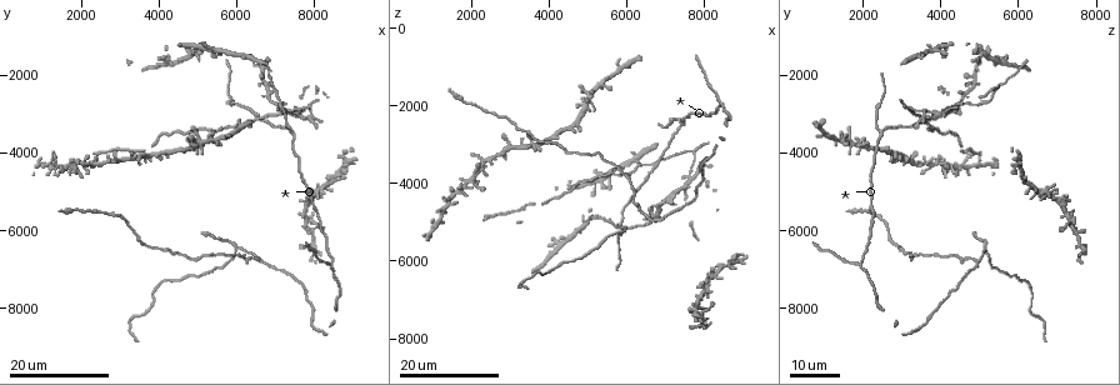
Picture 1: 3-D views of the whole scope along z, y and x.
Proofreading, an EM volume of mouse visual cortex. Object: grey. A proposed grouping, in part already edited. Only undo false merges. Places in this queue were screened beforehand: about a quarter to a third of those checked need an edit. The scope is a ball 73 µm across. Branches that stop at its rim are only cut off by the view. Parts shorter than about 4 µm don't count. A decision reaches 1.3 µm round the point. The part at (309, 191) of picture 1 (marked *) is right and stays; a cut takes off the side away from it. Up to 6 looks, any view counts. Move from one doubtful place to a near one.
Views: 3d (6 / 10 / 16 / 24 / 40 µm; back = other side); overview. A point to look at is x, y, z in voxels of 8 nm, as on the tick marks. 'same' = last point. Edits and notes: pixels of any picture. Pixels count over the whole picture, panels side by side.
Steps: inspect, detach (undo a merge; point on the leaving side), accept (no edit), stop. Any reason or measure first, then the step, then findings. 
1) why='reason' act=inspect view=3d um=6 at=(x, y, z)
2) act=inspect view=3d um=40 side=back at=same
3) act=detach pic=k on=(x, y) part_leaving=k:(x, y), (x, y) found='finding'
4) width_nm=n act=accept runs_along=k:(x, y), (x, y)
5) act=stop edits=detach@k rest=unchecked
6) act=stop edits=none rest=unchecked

why='looks like a crossing' act=inspect view=3d um=24 at=(2000, 4250, 3900)

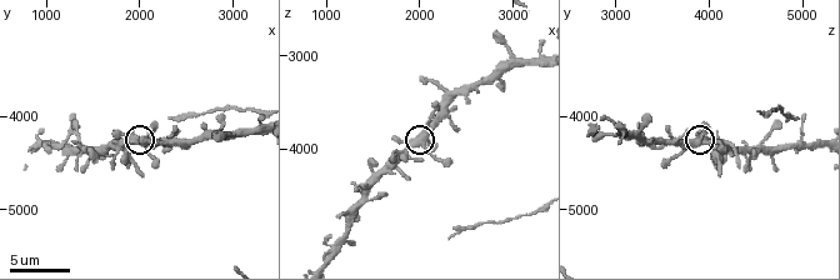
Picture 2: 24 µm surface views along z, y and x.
act=inspect view=3d um=6 at=(1950, 4250, 3850)

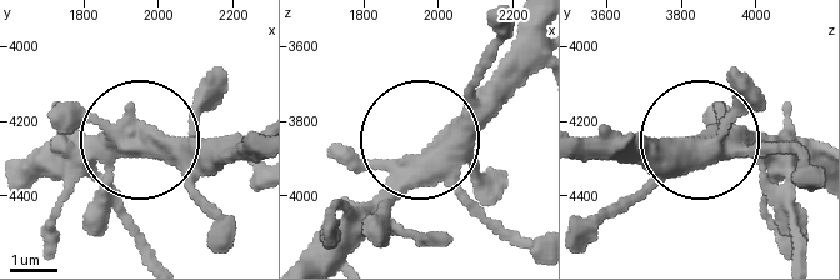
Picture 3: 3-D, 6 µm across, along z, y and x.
side_arm_um=17 arms=5 act=accept found='all the same neuron'

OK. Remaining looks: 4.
why='two arms in line, one across' act=inspect view=3d um=16 at=(6650, 6750, 4950)

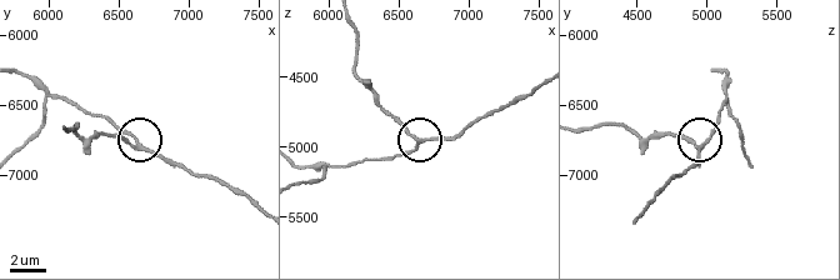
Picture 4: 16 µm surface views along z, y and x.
act=inspect view=3d um=10 at=(6620, 6800, 4960)

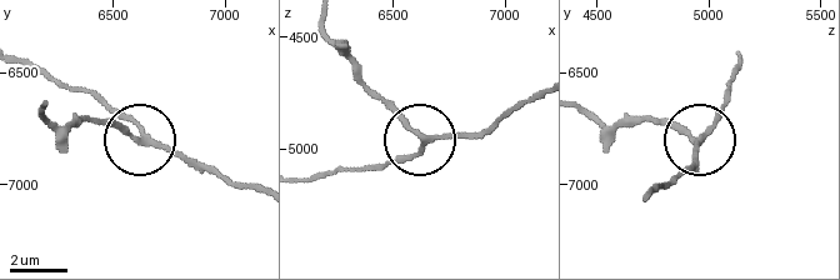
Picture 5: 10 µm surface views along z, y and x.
why='zoom in' act=inspect view=3d um=6 at=(6650, 6790, 4960)

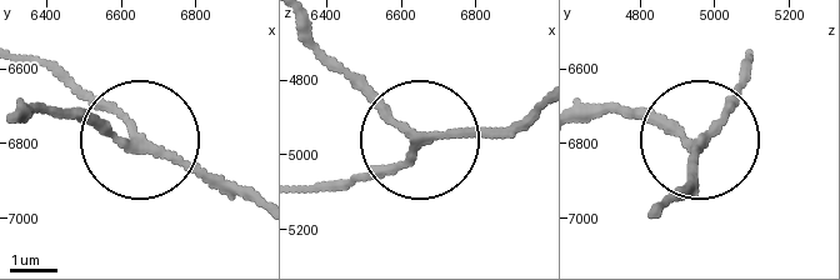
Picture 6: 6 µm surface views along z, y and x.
width_nm=170 act=accept runs_along=6:(654, 208), (686, 184), (746, 69) found='continuous, no second neuron'

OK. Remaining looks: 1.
act=stop edits=none rest=unchecked

